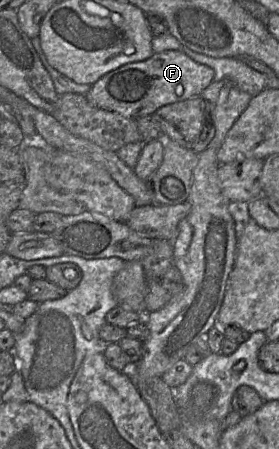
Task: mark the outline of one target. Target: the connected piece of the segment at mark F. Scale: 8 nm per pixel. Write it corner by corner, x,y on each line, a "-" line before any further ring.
167,50
108,72
91,85
85,97
97,108
136,119
151,115
164,105
200,96
213,77
212,68
195,62
183,52

